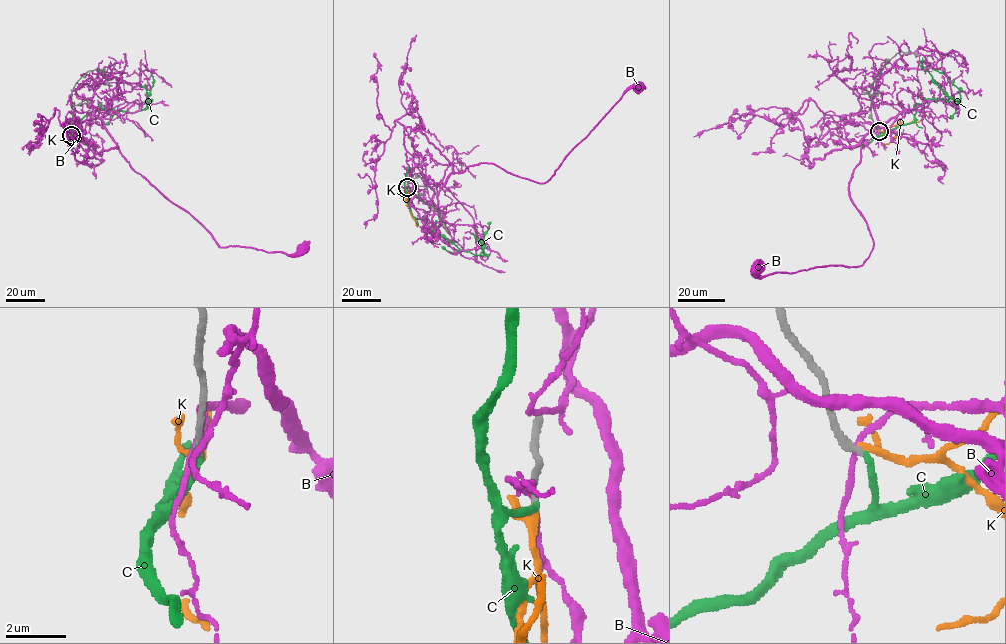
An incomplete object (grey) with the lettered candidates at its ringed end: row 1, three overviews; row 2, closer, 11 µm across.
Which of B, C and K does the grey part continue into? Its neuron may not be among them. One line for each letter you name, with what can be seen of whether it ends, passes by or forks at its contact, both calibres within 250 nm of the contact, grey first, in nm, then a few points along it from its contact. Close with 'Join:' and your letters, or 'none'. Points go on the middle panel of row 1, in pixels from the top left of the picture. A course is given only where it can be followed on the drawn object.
C: it ends | 240/200 nm | via (407, 188), (405, 192), (412, 216), (421, 218), (461, 250), (479, 255), (488, 223)
Join: C

